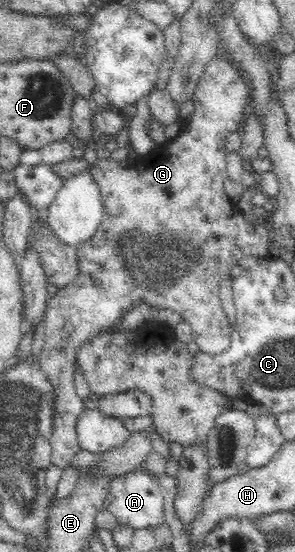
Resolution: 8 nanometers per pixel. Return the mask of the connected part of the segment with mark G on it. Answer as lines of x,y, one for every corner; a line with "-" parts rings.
219,55
204,69
204,73
200,78
192,99
195,109
191,117
182,122
180,131
175,138
168,139
161,146
155,146
147,156
140,157
133,165
119,165
107,156
101,155
100,159
90,166
93,179
99,186
103,200
102,220
100,220
100,224
98,224
98,228
96,228
94,234
90,234
88,238
76,244
76,278
74,278
70,284
60,288
54,296
49,296
47,299
47,308
42,324
46,338
38,359
40,372
44,373
44,378
48,379
48,384
52,385
51,464
55,465
57,468
63,470
68,467
70,458
81,449
77,439
76,425
80,414
82,414
82,411
88,406
87,402
83,401
78,396
75,389
74,372
76,372
76,368
78,367
76,360
78,349
80,345
88,340
88,338
92,338
93,335
98,334
98,332
106,328
118,325
121,318
124,318
125,311
130,307
145,303
146,305
150,305
154,310
164,308
174,310
174,312
177,312
181,316
181,320
190,324
193,332
193,341
199,346
200,352
216,356
217,354
223,353
231,345
233,329
230,327
230,324
228,324
228,318
226,318
221,299
219,298
219,283
225,277
230,276
232,268
239,264
239,260
242,256
256,256
258,258
269,257
269,245
271,244
268,237
268,228
263,225
263,220
251,227
250,223
240,214
240,211
237,211
234,202
226,195
224,189
224,179
227,178
226,157
228,155
225,140
231,132
237,131
238,128
240,128
239,124
244,117
243,111
245,107
249,105
249,99
249,87
245,80
243,80
242,75
238,74
238,70
236,70
236,67
234,67
230,61
222,55

